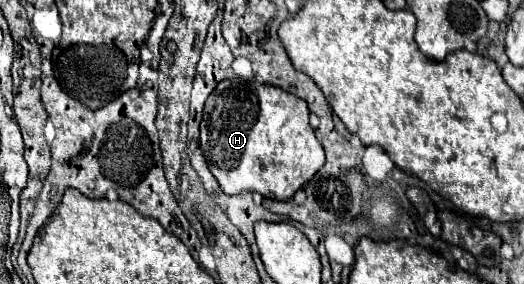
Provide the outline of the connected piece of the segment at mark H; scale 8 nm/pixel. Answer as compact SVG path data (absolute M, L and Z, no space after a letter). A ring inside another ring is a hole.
M228 79L216 85L204 105L200 121L200 149L208 161L210 173L216 177L226 195L258 191L262 197L288 201L324 165L324 149L308 121L308 105L280 87L262 85L258 81Z

